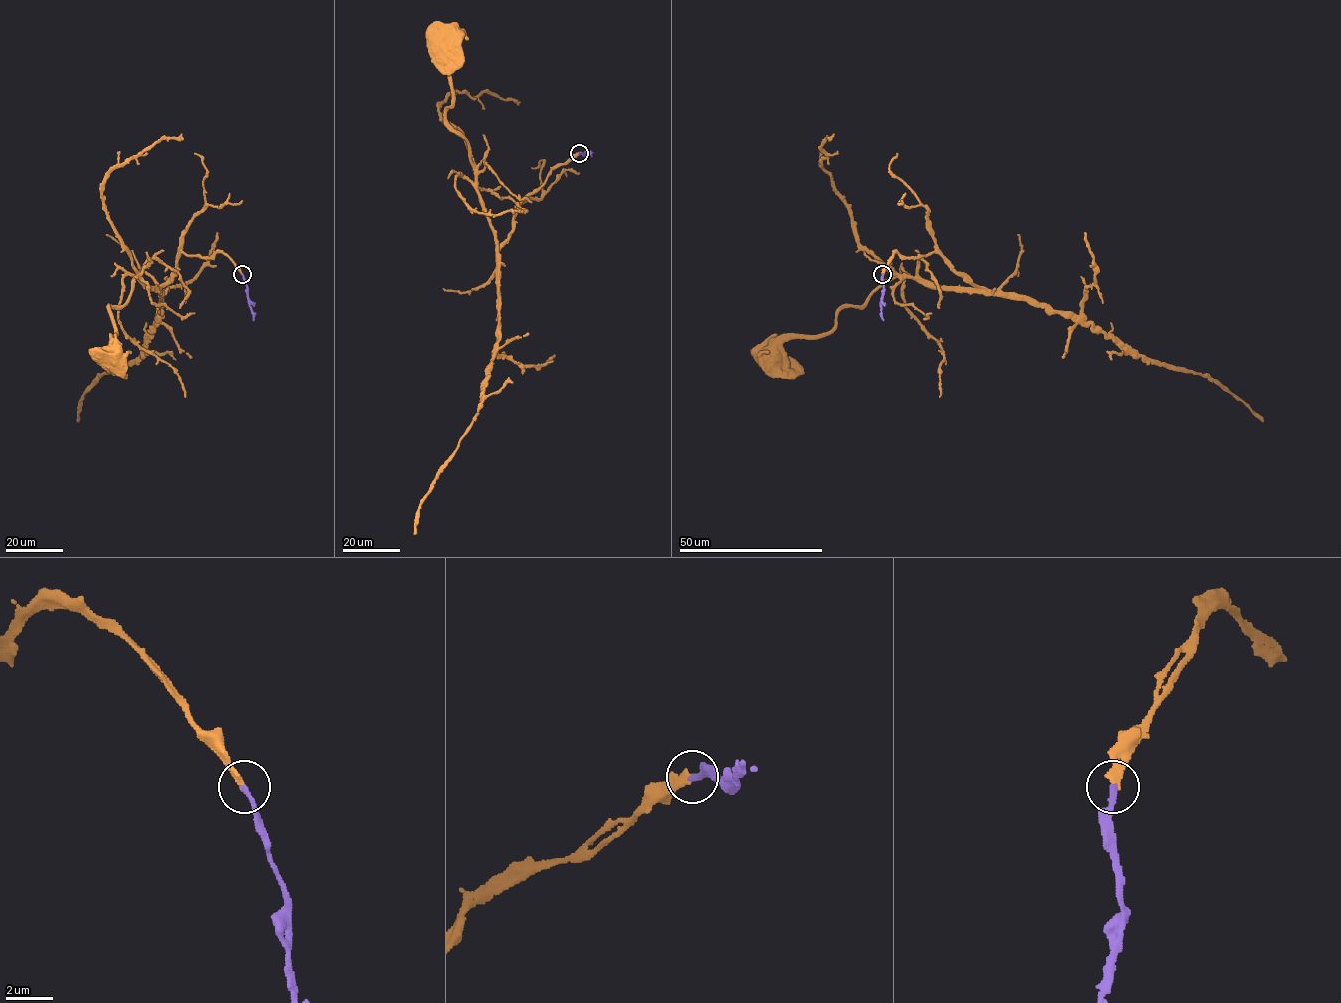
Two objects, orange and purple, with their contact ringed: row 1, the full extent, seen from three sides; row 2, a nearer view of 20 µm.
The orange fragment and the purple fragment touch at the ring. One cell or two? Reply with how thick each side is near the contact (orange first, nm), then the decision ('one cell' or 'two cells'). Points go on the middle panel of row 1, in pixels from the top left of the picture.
calibres 220 and 200 nm; one cell

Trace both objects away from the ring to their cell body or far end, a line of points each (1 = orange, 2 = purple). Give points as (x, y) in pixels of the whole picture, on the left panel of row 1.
1: (242, 274), (220, 252), (181, 252), (159, 288), (137, 277), (129, 300), (108, 306), (114, 358)
2: (242, 274), (253, 320)

